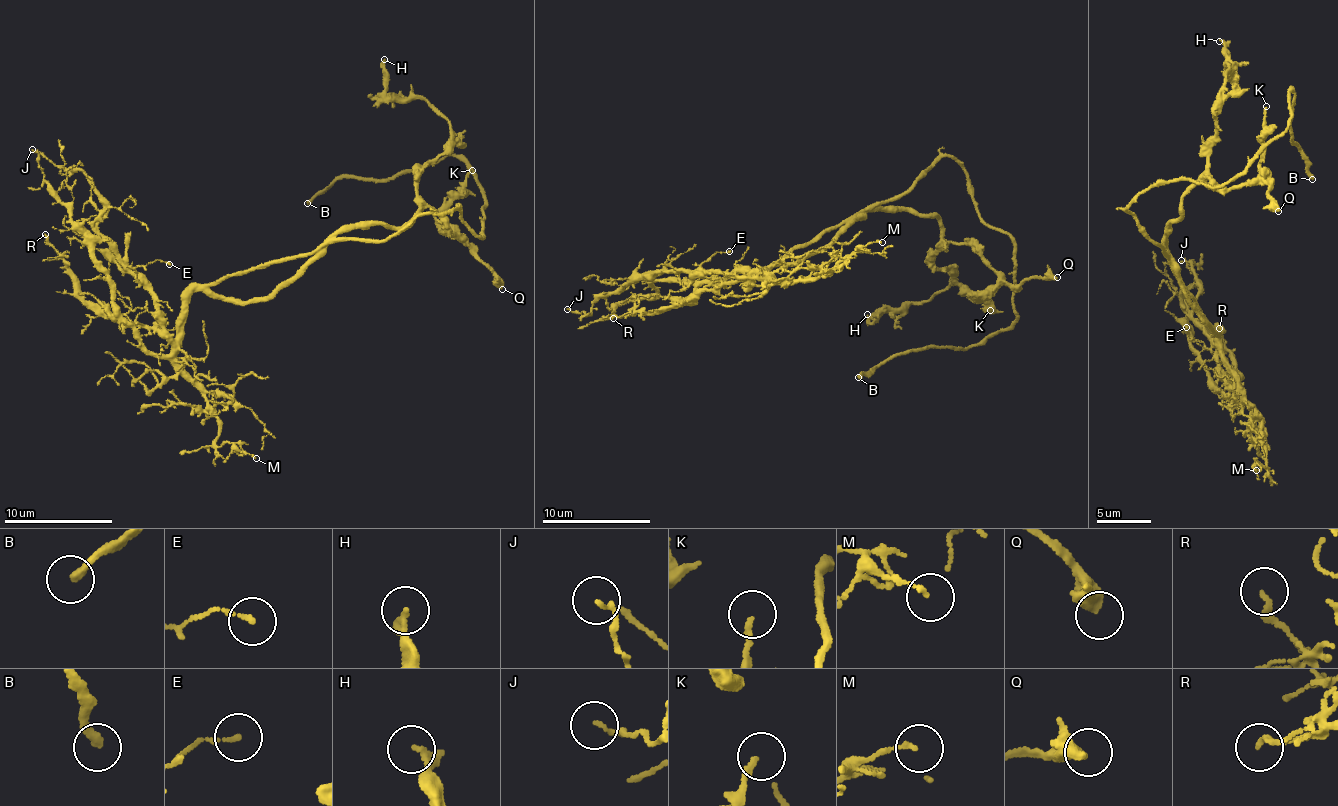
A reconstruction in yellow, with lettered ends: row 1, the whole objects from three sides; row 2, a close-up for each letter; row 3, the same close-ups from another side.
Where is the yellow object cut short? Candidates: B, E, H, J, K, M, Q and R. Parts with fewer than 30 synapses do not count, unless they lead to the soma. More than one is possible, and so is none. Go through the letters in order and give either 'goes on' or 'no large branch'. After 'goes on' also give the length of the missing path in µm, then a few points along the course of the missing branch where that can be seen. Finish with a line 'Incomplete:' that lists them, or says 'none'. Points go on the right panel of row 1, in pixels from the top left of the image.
B: goes on | 10 µm
E: no large branch
H: no large branch
J: no large branch
K: no large branch
M: no large branch
Q: no large branch
R: no large branch
Incomplete: B

